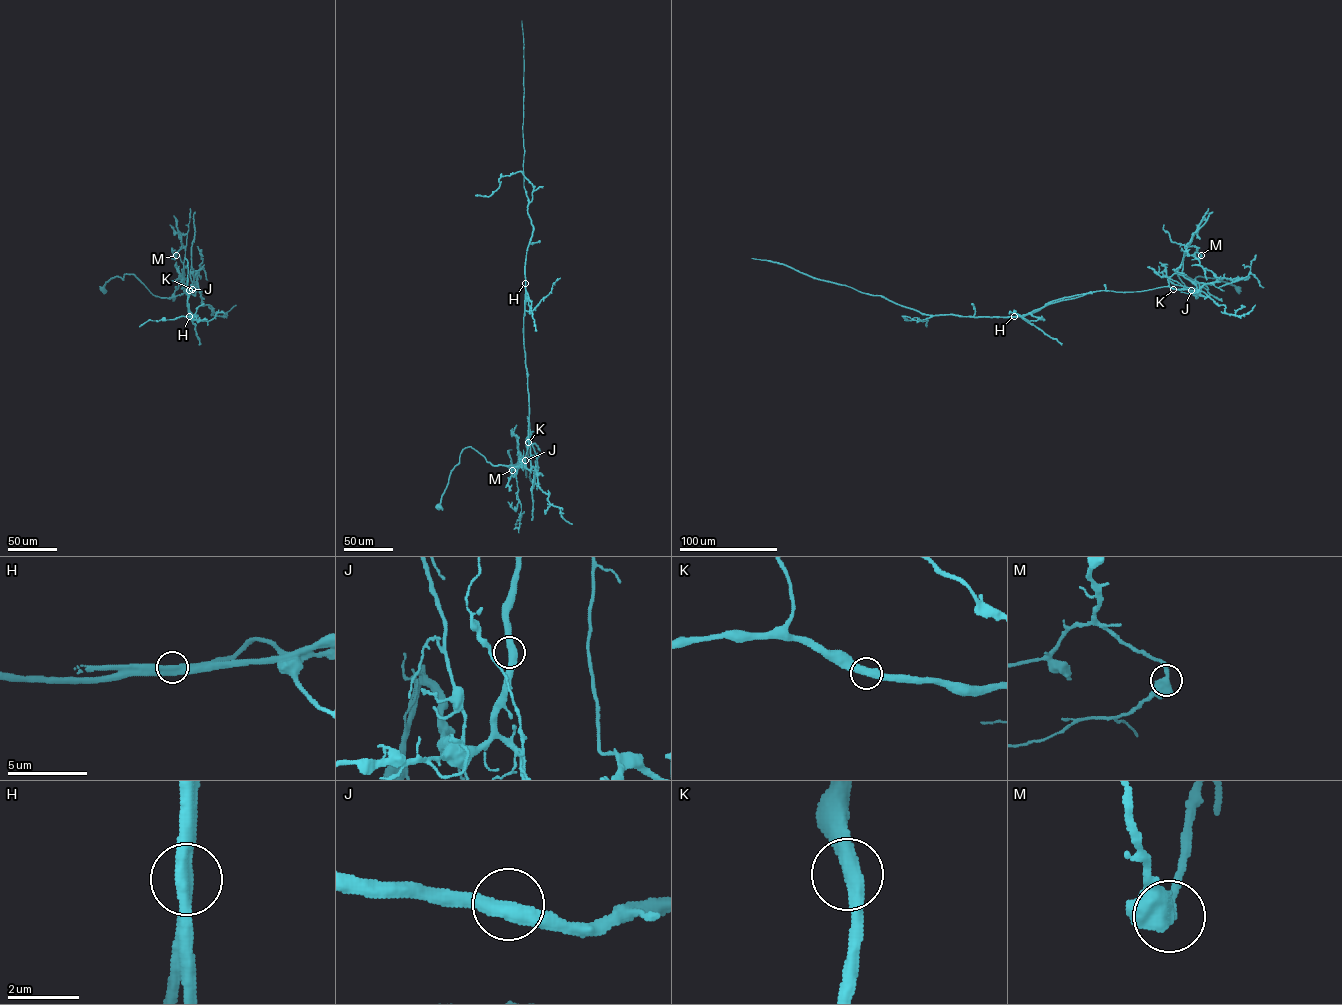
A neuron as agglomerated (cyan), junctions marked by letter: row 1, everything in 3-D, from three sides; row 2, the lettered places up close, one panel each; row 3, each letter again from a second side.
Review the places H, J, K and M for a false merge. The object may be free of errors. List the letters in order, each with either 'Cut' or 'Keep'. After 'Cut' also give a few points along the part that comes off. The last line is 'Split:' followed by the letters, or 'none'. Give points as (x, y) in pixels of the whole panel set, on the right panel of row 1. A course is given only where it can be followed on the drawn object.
H: Cut. Course of the part to remove: (1014, 316), (1092, 293)
J: Keep
K: Keep
M: Keep
Split: H

